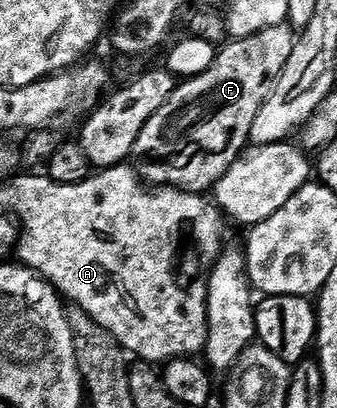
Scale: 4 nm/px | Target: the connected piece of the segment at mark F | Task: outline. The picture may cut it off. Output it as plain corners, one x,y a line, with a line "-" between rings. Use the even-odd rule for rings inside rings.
291,25
270,27
250,35
248,38
229,40
225,49
217,52
214,63
202,75
189,77
177,84
174,95
154,111
150,123
142,127
142,135
138,135
136,145
132,149
134,168
141,178
152,187
171,187
181,189
183,193
207,194
230,171
230,167
249,144
251,128
255,116
263,104
270,99
291,52
294,51
297,34

